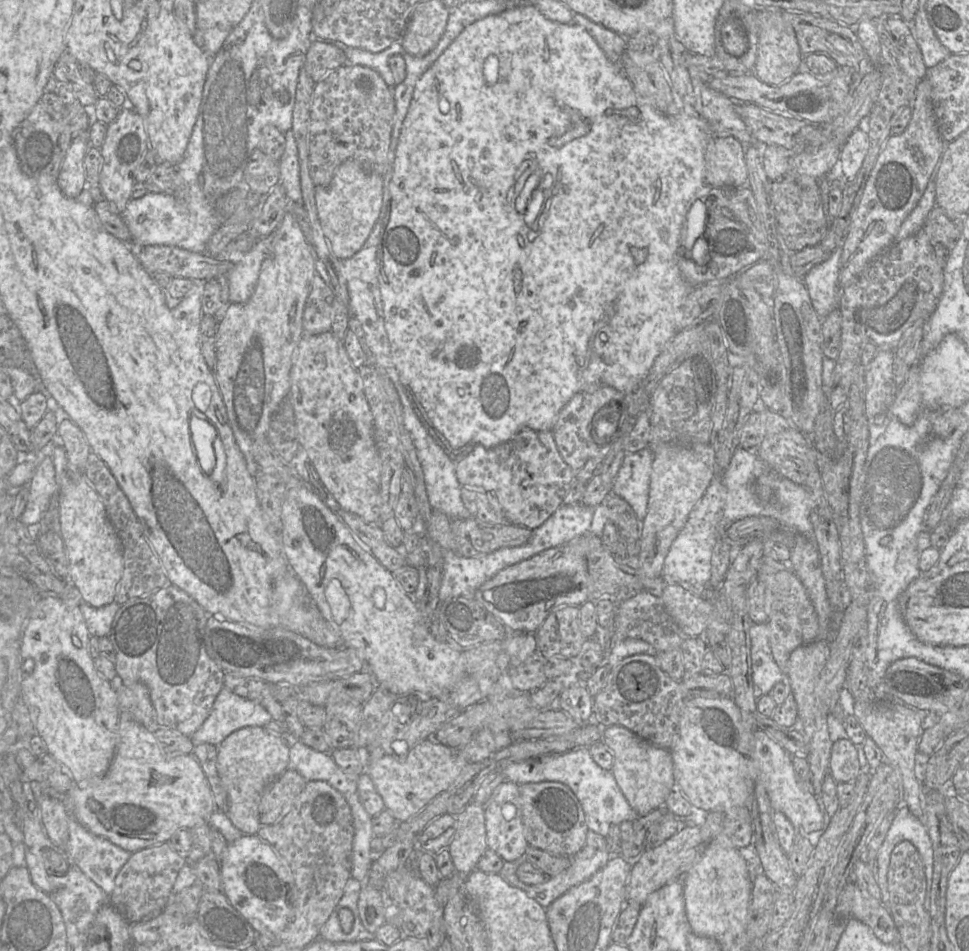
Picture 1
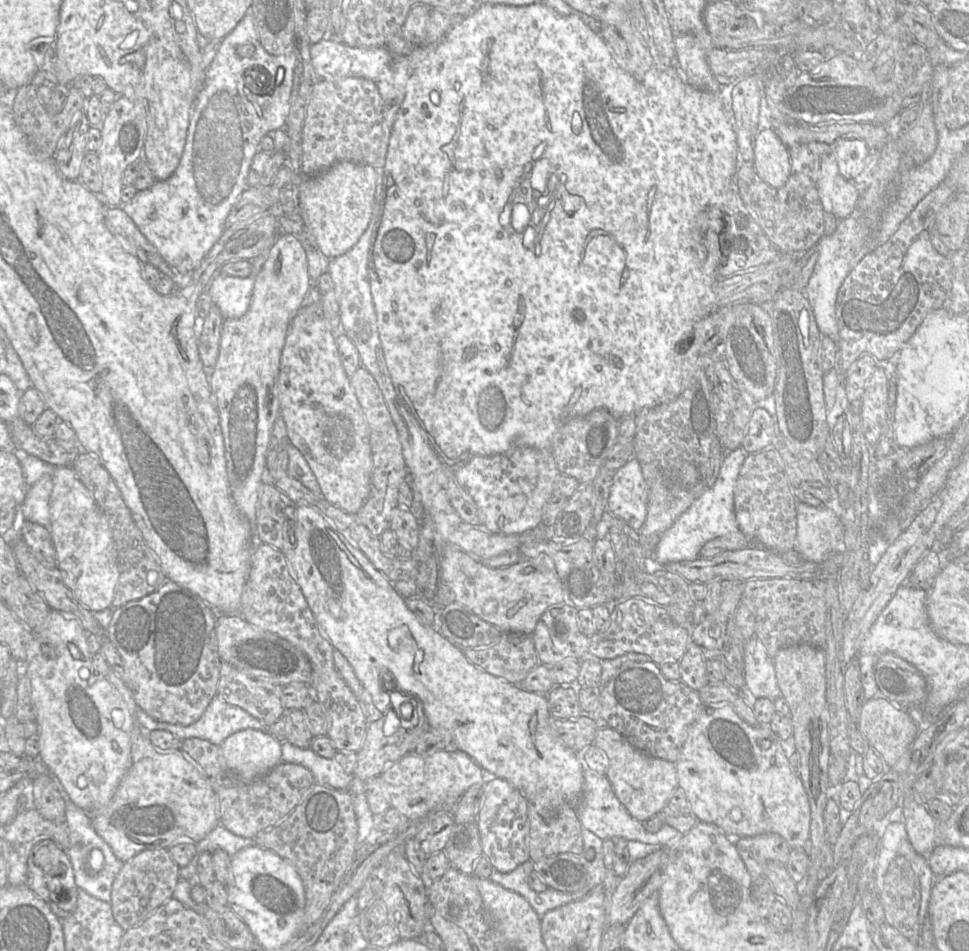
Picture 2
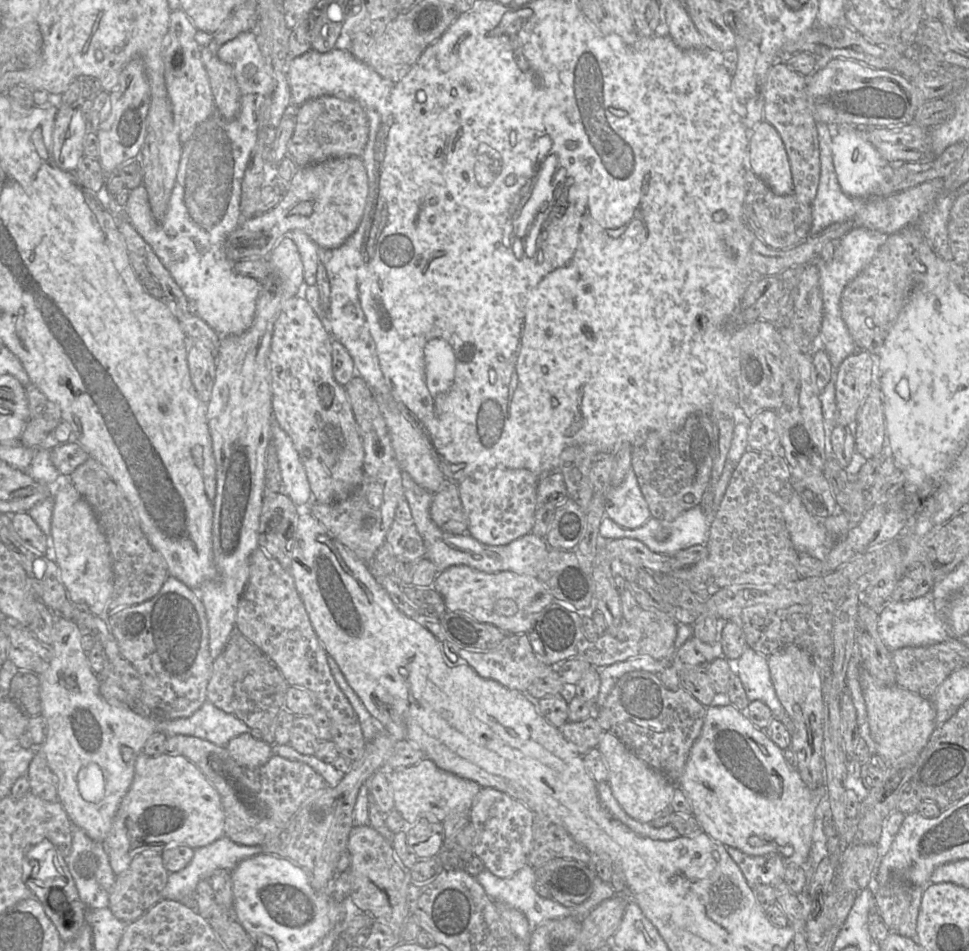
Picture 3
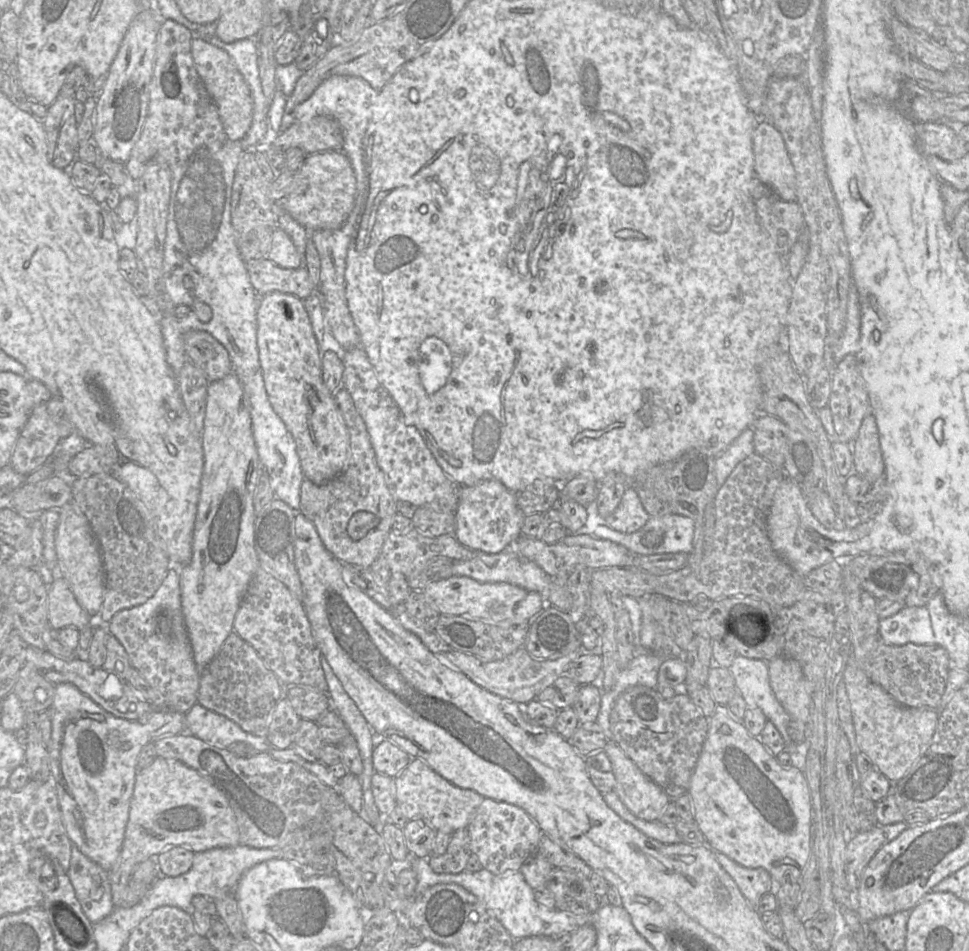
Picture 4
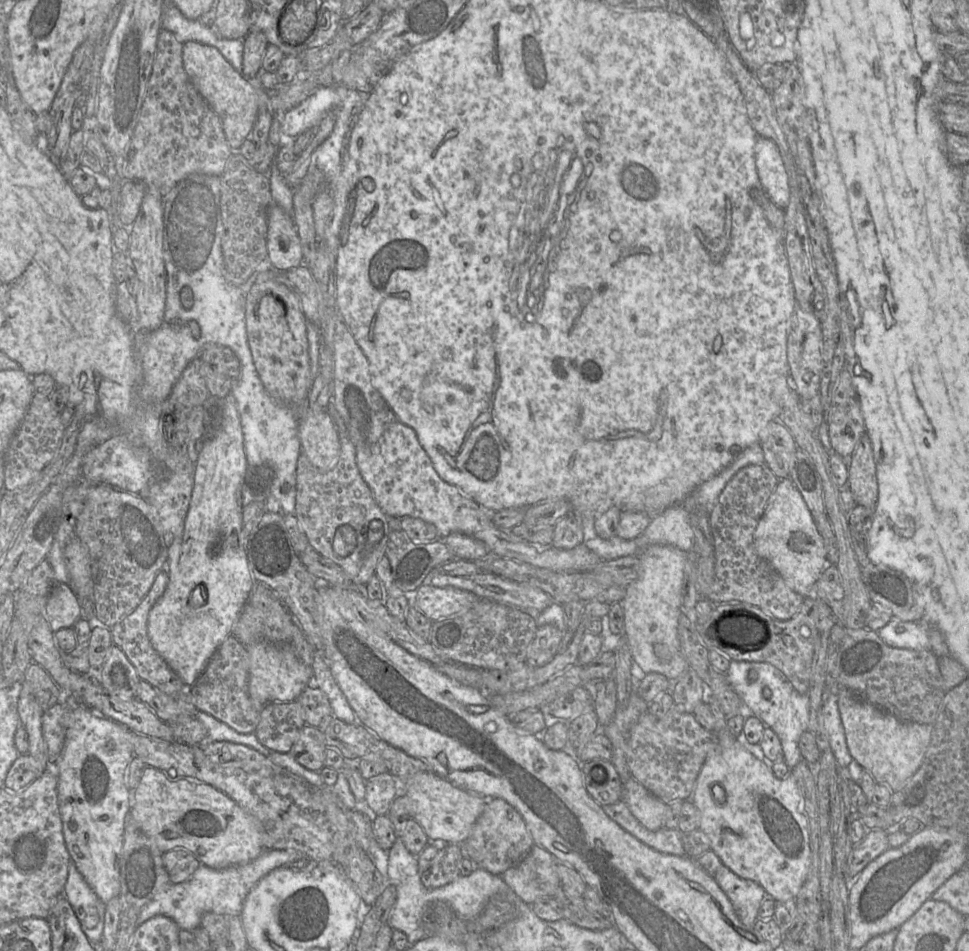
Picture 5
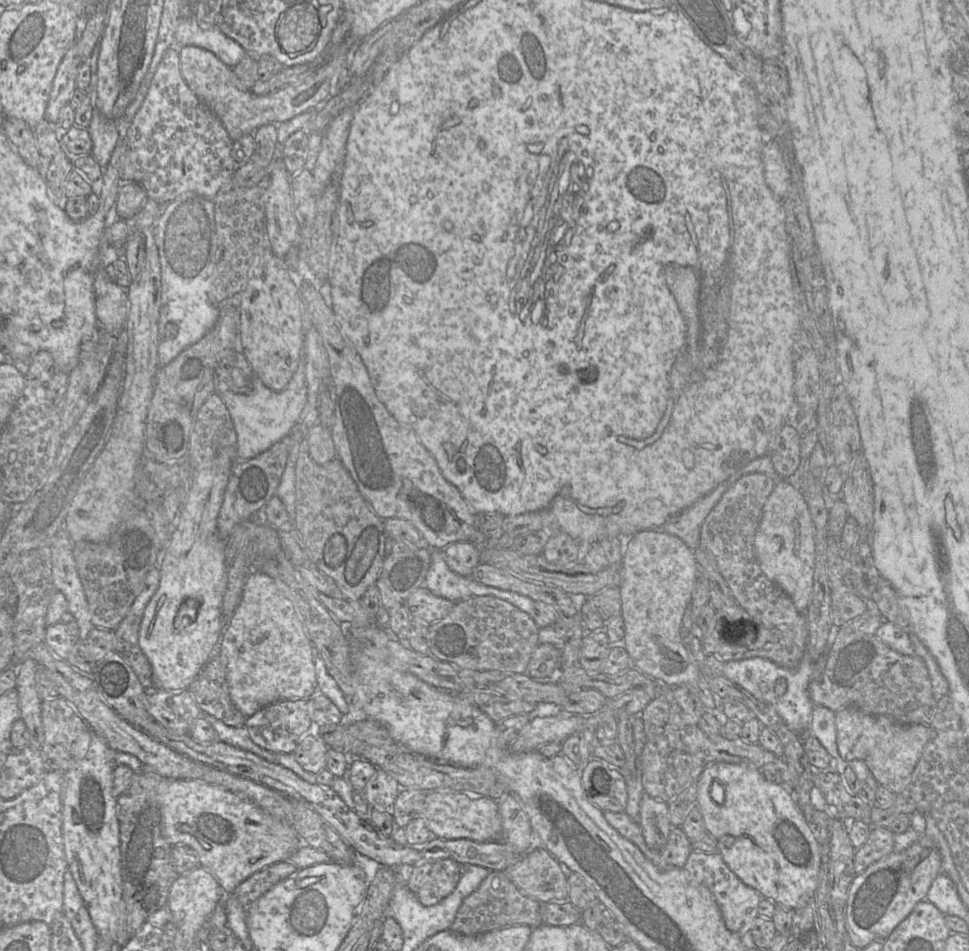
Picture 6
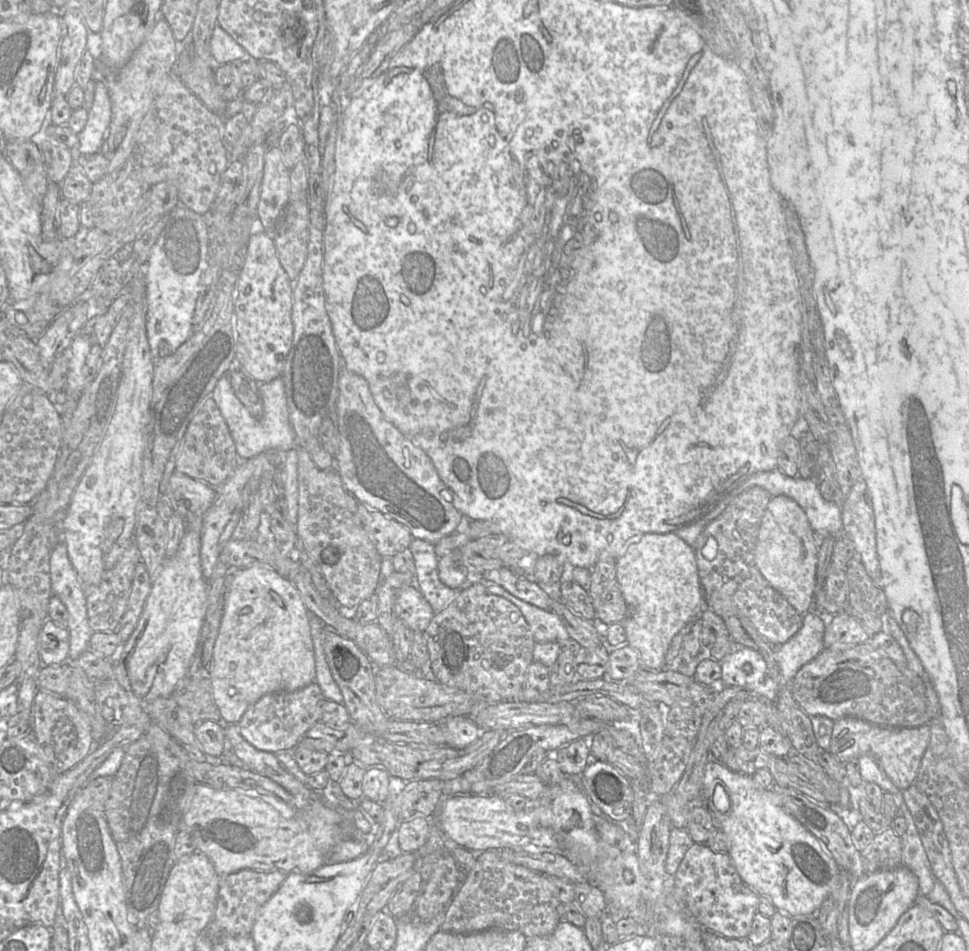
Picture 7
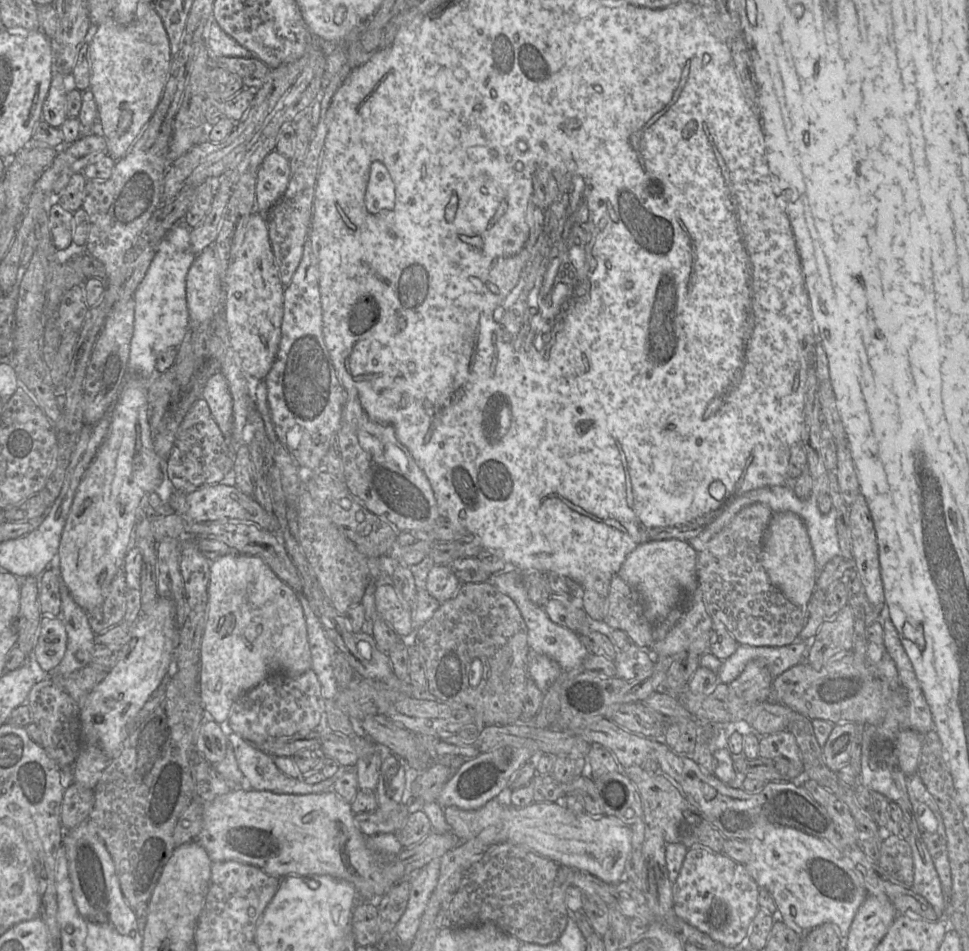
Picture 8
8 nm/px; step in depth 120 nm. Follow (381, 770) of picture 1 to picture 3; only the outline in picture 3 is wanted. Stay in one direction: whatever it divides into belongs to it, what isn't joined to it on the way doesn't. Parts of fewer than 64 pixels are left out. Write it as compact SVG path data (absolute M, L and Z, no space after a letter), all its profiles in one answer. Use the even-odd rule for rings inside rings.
M428 758L412 766L387 770L387 774L394 808L403 816L407 826L414 824L422 813L432 813L438 821L443 822L453 813L469 812L474 797L481 789L477 782L442 770Z

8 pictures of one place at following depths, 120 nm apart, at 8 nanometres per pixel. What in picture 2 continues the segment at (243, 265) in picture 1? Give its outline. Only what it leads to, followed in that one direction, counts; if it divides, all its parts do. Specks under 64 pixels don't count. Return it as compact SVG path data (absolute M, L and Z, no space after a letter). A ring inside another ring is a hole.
M269 250L251 260L252 271L247 277L229 276L221 272L213 277L206 291L224 319L240 318L248 311L256 277L268 253Z

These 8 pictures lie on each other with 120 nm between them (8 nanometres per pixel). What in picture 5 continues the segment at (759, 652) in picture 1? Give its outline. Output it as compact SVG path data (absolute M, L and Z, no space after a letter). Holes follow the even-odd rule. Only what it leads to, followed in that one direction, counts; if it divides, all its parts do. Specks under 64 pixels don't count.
M731 661L725 676L740 697L745 712L758 717L766 727L777 734L784 753L784 762L792 769L803 759L798 743L801 734L808 730L809 726L808 694L797 692L780 670L766 662ZM750 670L755 670L757 673L757 679L754 682L748 680ZM764 688L769 689L769 698L763 696Z

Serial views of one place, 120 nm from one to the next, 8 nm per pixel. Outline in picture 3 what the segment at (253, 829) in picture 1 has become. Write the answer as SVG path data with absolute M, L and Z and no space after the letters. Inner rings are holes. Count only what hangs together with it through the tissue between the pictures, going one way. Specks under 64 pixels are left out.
M248 733L232 738L226 749L236 762L247 768L258 768L266 764L273 755L272 745L255 739Z

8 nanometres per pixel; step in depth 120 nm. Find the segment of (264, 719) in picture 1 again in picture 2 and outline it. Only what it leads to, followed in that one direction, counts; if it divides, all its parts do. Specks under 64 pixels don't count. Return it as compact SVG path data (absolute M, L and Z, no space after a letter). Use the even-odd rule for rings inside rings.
M218 694L212 698L203 715L196 722L187 726L158 721L146 714L140 707L137 707L136 709L135 718L137 724L148 732L153 730L166 730L181 740L188 738L201 738L218 746L220 746L231 734L240 730L251 728L269 733L269 727L264 722L253 717L240 707L228 704Z

